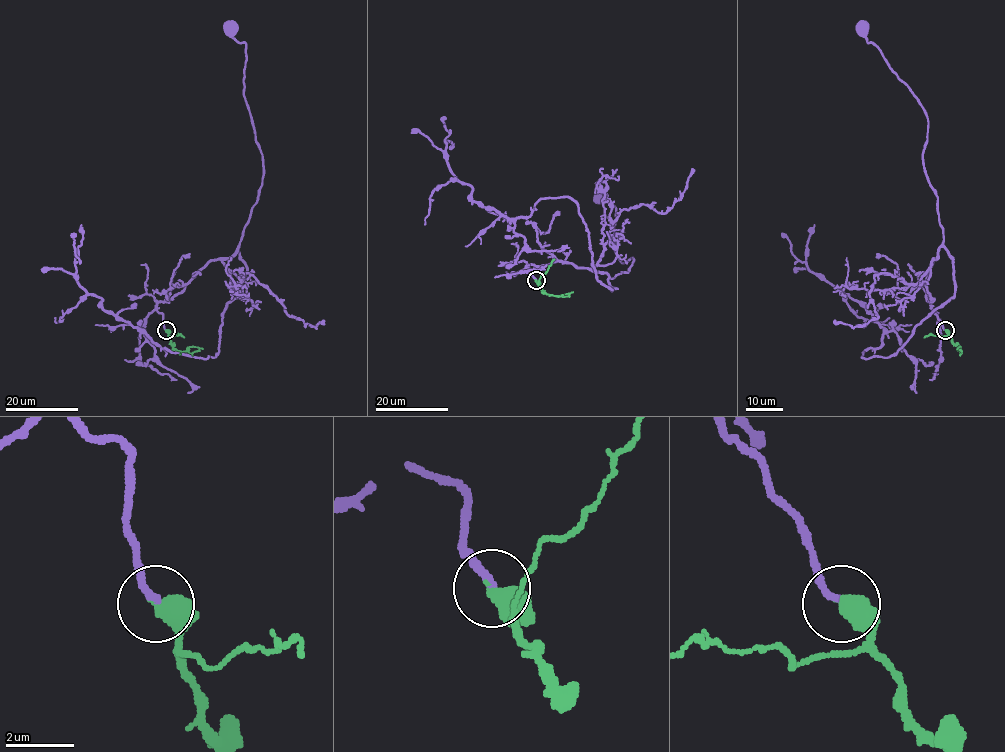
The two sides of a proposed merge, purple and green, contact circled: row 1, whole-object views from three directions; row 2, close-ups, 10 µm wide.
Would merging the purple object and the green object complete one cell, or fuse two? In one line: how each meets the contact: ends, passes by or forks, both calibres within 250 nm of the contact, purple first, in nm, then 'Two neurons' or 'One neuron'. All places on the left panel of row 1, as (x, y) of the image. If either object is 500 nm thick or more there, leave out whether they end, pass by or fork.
Thickness 200 nm (purple) against 550 nm. One neuron

